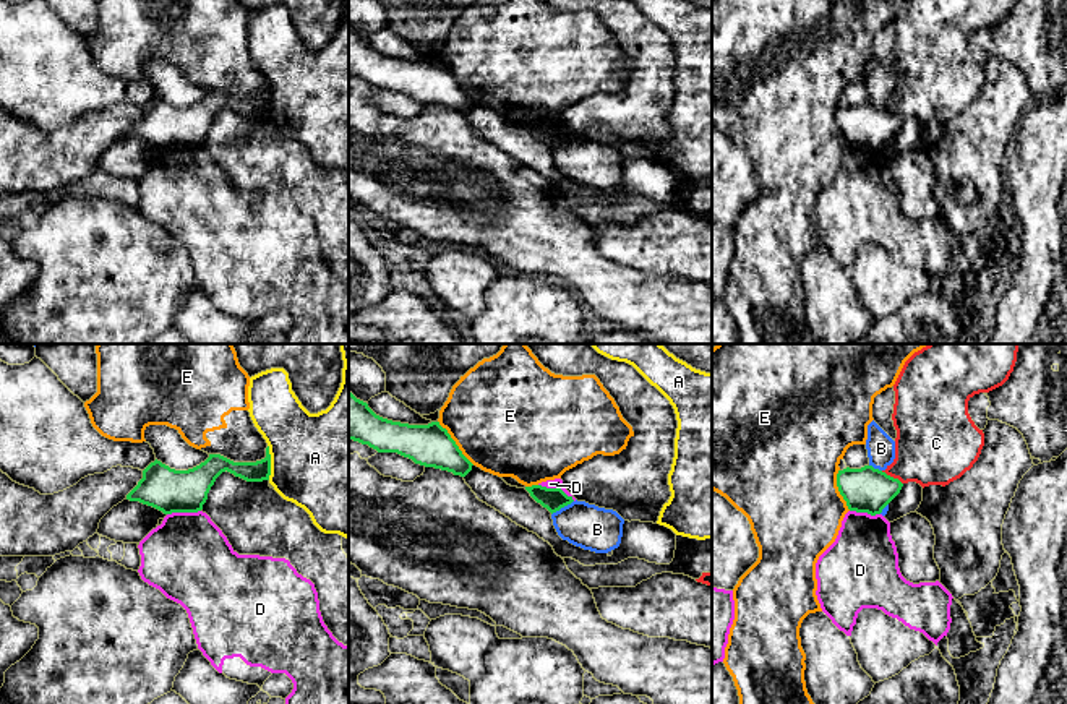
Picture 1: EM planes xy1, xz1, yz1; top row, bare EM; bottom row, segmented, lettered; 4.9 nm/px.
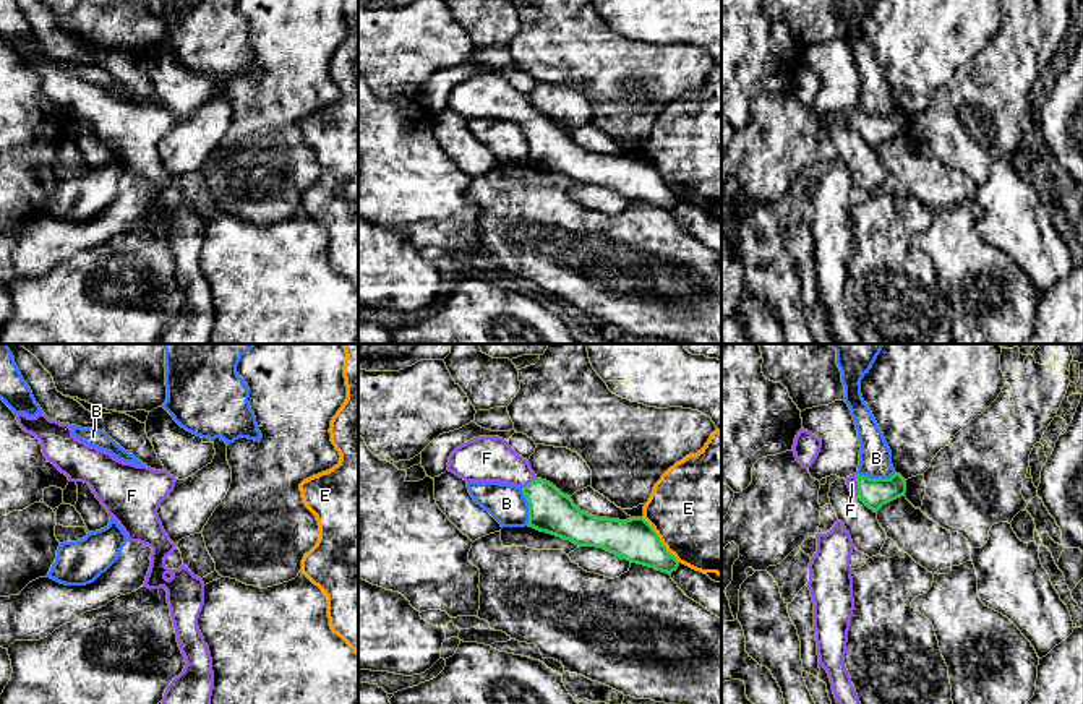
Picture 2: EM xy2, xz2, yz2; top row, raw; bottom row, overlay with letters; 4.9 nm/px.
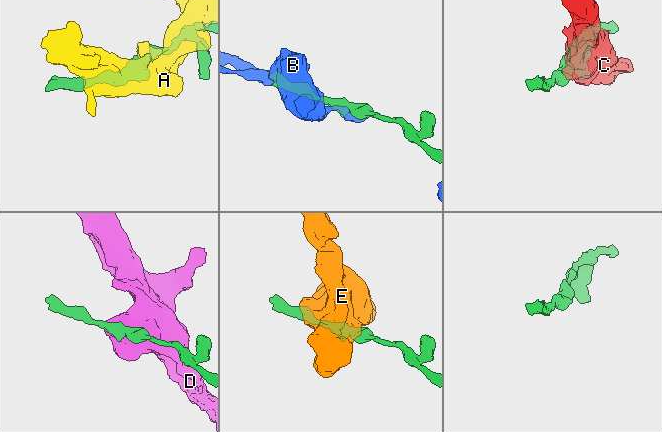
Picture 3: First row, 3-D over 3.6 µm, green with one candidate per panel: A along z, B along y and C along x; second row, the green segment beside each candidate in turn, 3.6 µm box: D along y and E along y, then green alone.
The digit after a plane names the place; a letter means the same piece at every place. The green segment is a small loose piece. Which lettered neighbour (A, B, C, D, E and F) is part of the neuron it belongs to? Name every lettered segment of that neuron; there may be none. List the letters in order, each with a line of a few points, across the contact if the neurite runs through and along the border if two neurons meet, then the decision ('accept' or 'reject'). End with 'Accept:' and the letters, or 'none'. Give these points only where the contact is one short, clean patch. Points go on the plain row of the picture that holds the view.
A: reject
B: reject
C: reject
D: xz1 (539, 120), (548, 125), (561, 125), (574, 137) | reject
E: reject
F: yz2 (874, 130), (856, 119), (851, 120) | accept
Accept: F

